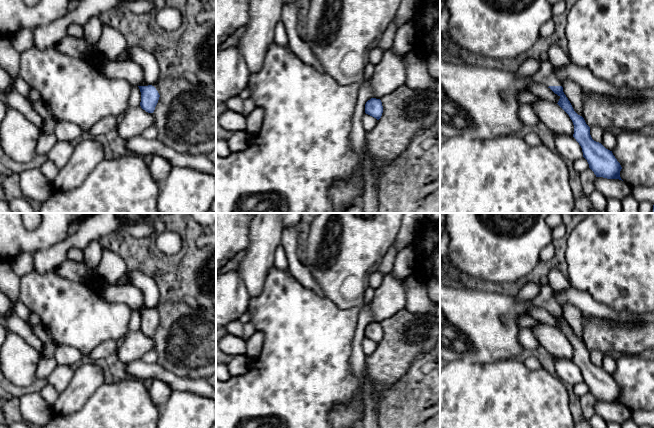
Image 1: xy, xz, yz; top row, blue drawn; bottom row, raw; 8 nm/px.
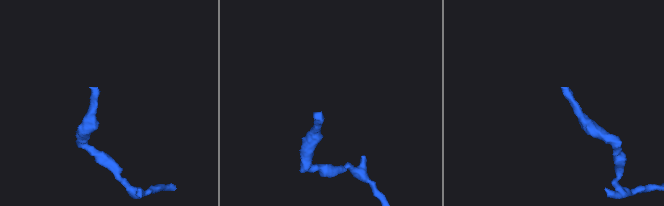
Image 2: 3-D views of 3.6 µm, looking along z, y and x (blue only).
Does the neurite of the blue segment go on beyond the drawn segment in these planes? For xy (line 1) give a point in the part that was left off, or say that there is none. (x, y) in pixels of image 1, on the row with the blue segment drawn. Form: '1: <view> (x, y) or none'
1: xy (142, 83)

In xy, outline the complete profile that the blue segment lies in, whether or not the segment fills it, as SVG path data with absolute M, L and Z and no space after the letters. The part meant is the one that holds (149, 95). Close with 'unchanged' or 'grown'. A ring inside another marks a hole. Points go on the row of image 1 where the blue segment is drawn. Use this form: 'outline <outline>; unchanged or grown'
outline M142 81L138 87L141 92L141 108L148 113L153 113L160 97L157 84L147 84Z; grown

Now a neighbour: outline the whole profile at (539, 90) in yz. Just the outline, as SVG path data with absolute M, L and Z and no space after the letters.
M531 83L528 86L528 91L532 92L535 96L558 103L560 96L555 94L550 88L543 84Z

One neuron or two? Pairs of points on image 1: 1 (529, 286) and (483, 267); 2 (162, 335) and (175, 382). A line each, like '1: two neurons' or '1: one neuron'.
1: two neurons
2: two neurons

